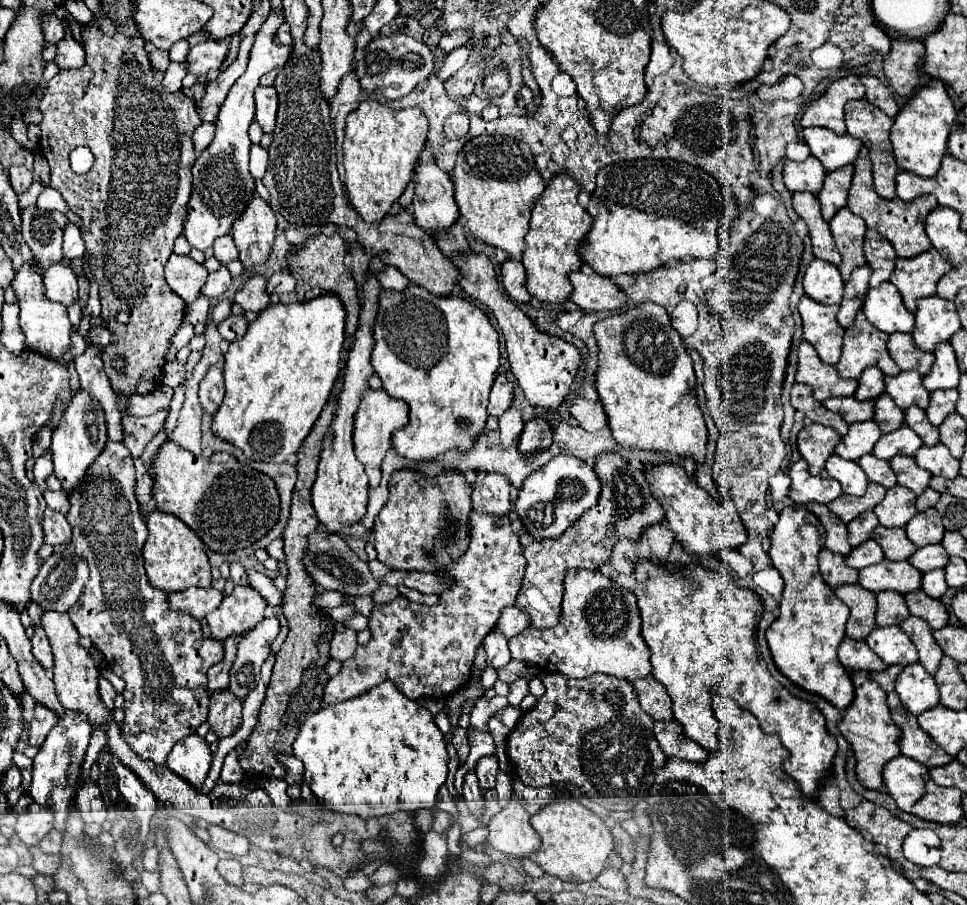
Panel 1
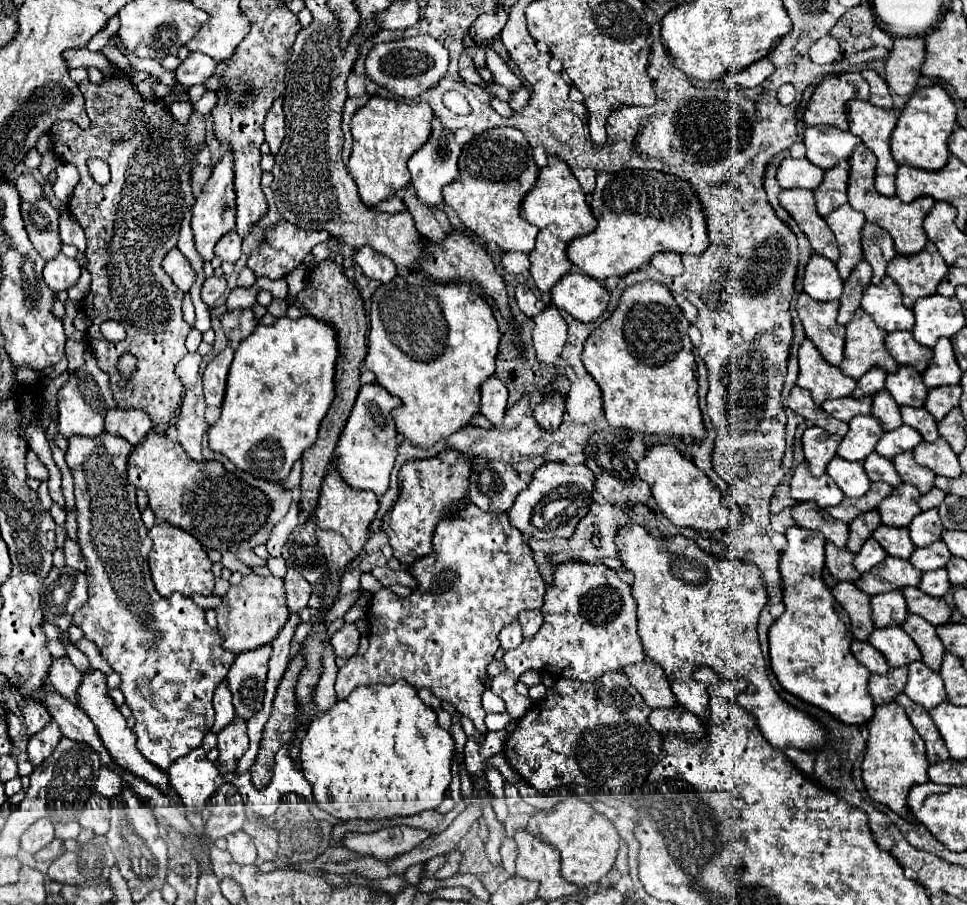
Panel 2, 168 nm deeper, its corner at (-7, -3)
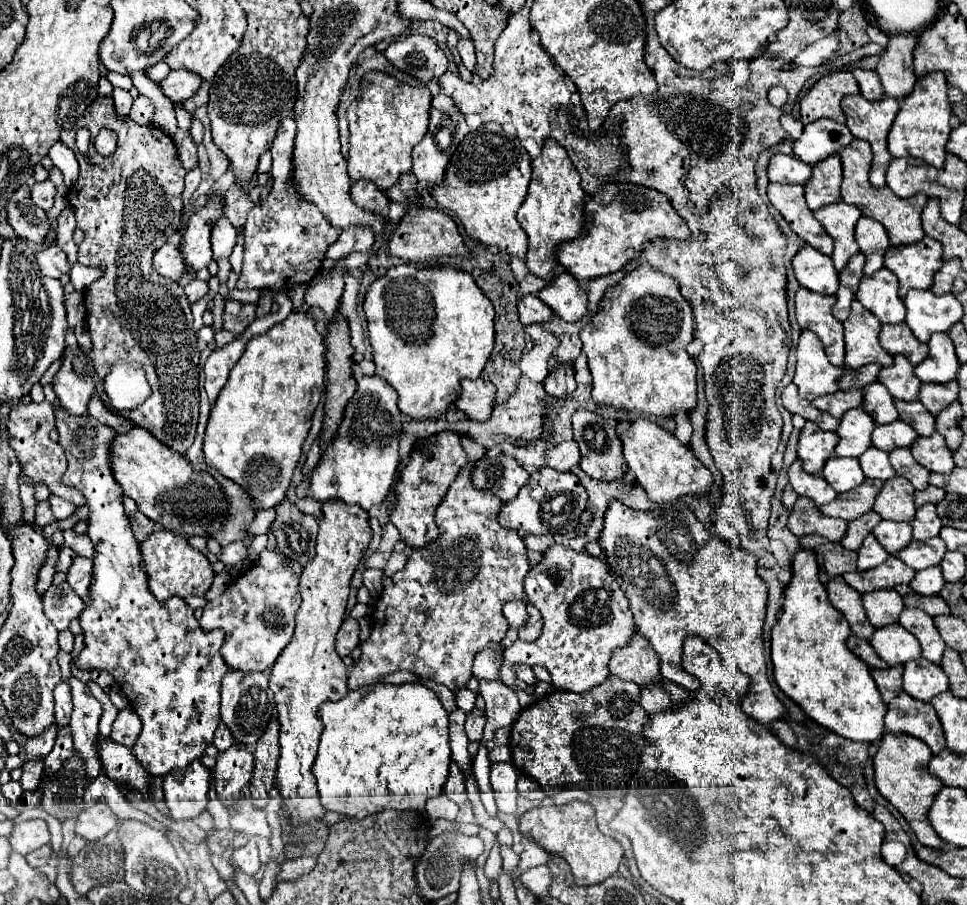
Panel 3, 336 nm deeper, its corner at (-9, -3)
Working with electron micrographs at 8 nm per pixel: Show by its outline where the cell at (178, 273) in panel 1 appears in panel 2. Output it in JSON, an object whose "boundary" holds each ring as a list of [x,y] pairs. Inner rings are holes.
{"boundary":[[[172,248],[166,258],[164,258],[164,270],[166,274],[174,280],[174,284],[182,290],[182,292],[190,292],[194,280],[196,280],[196,272],[192,270],[190,262],[186,260],[186,256],[178,250],[178,248]]]}

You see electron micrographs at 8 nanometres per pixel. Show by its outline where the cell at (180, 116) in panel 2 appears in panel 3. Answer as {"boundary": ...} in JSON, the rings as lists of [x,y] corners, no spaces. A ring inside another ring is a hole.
{"boundary":[[[176,132],[172,136],[172,140],[176,144],[176,150],[178,150],[184,170],[194,170],[198,166],[198,152],[196,152],[196,144],[192,142],[190,132]]]}

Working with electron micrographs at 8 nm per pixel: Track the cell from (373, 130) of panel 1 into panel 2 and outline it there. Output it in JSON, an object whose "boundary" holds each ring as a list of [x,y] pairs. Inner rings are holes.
{"boundary":[[[372,96],[368,104],[354,114],[350,122],[354,146],[348,172],[358,184],[360,198],[368,208],[374,208],[380,202],[396,196],[410,182],[410,172],[406,166],[408,156],[412,156],[412,152],[422,148],[424,140],[428,140],[432,118],[432,108],[426,102],[406,104],[380,96]]]}

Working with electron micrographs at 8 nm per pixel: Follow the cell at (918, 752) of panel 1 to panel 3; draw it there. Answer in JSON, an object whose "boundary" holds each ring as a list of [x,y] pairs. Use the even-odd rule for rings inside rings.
{"boundary":[[[900,692],[890,704],[886,714],[886,730],[892,734],[908,734],[928,744],[932,754],[946,748],[942,724],[932,704],[918,702],[906,692]]]}

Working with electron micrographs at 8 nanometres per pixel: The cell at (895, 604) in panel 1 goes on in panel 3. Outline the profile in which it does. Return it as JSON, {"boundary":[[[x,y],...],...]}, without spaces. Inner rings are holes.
{"boundary":[[[876,590],[862,594],[862,602],[868,614],[868,620],[874,628],[882,628],[888,624],[894,624],[904,608],[902,598],[896,590]]]}

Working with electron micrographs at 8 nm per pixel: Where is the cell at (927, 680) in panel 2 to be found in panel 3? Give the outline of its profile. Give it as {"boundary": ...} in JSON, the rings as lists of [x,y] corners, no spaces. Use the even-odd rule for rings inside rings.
{"boundary":[[[916,658],[904,664],[904,692],[920,702],[930,702],[934,696],[948,690],[948,676],[938,664],[926,658]]]}

